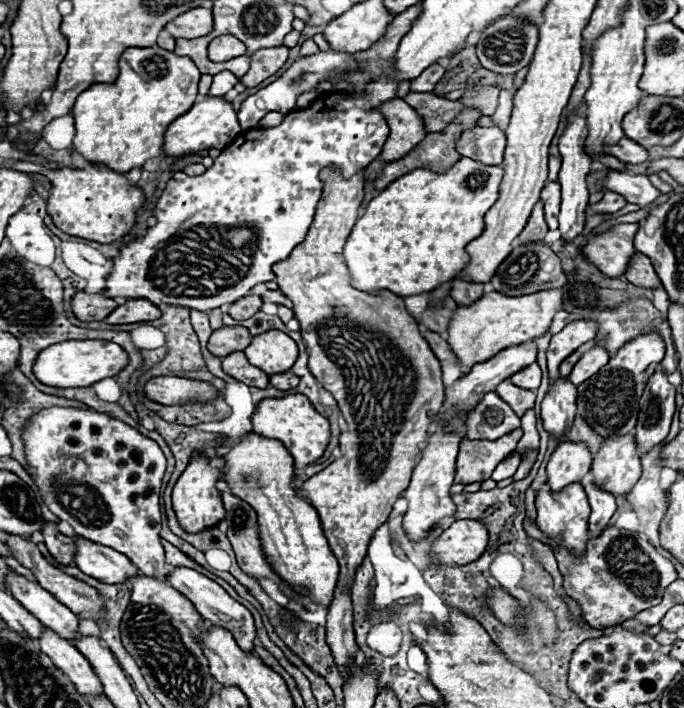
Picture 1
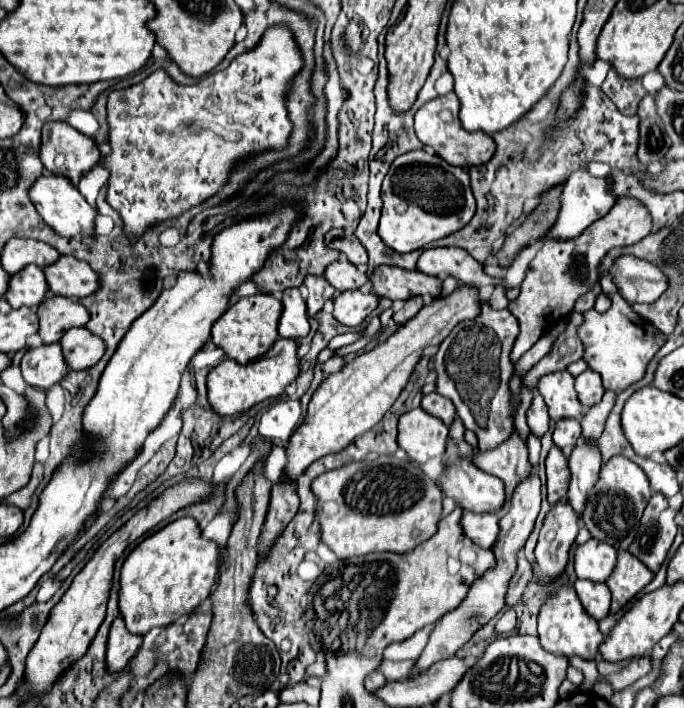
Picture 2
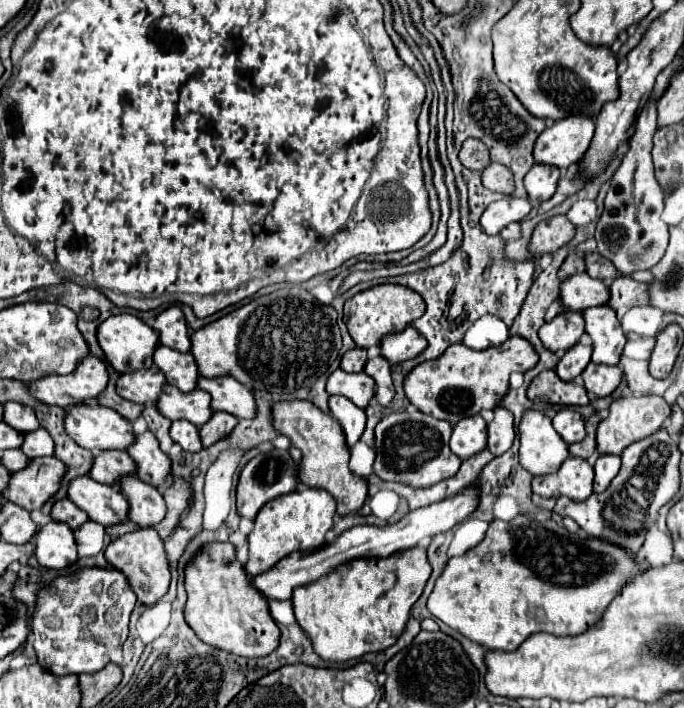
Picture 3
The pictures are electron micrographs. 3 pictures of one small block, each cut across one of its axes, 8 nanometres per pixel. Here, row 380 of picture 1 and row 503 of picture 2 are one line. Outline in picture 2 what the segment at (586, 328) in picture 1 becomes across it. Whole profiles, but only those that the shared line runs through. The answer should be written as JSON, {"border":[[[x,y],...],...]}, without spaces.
{"border":[[[552,446],[546,456],[546,480],[548,480],[548,502],[556,504],[566,498],[568,482],[570,482],[570,470],[568,460],[558,450],[558,446]]]}

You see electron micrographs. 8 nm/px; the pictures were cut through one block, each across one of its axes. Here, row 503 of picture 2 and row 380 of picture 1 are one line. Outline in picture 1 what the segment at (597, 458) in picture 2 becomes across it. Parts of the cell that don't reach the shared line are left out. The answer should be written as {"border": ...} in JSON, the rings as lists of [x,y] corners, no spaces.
{"border":[[[594,346],[594,348],[590,348],[588,352],[582,354],[582,358],[576,362],[572,374],[568,376],[568,380],[570,380],[574,386],[586,382],[586,378],[594,376],[602,366],[606,366],[608,360],[610,360],[608,352],[606,352],[604,348],[600,348],[600,346]]]}

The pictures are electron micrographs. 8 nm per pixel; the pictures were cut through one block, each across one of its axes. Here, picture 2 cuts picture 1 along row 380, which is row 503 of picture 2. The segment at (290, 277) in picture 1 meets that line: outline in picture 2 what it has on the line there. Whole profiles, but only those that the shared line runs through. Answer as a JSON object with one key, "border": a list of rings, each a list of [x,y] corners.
{"border":[[[384,456],[372,462],[352,462],[318,476],[312,484],[318,496],[322,542],[340,558],[370,552],[410,552],[436,534],[442,516],[442,490],[416,462]]]}

